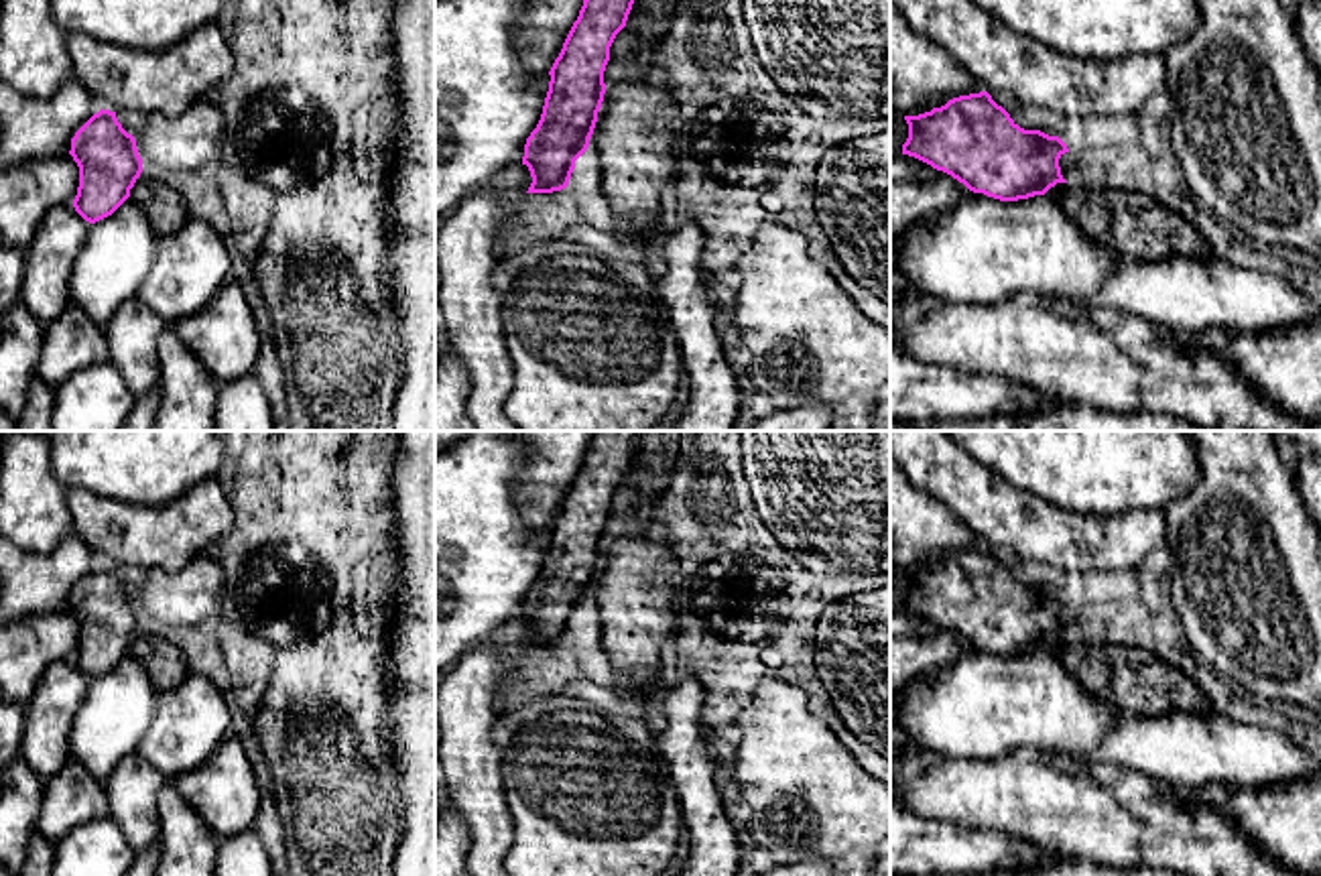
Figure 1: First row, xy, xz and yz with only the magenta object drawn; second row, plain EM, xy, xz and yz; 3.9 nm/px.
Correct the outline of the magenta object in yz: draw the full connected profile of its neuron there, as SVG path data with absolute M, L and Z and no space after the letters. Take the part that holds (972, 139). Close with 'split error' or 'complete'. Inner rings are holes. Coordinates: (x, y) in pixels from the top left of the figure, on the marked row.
M988 91L953 98L904 120L908 138L902 154L951 175L973 193L1018 201L1067 183L1059 167L1067 144L1020 128Z; complete

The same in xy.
M100 110L75 132L69 154L79 167L73 207L89 224L112 215L142 173L134 136L110 110Z; complete

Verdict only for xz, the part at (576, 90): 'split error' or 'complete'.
complete

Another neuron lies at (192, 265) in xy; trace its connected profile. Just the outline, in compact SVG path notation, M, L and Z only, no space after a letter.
M187 215L177 232L156 236L154 262L136 299L173 325L219 293L230 280L232 256L226 236Z

